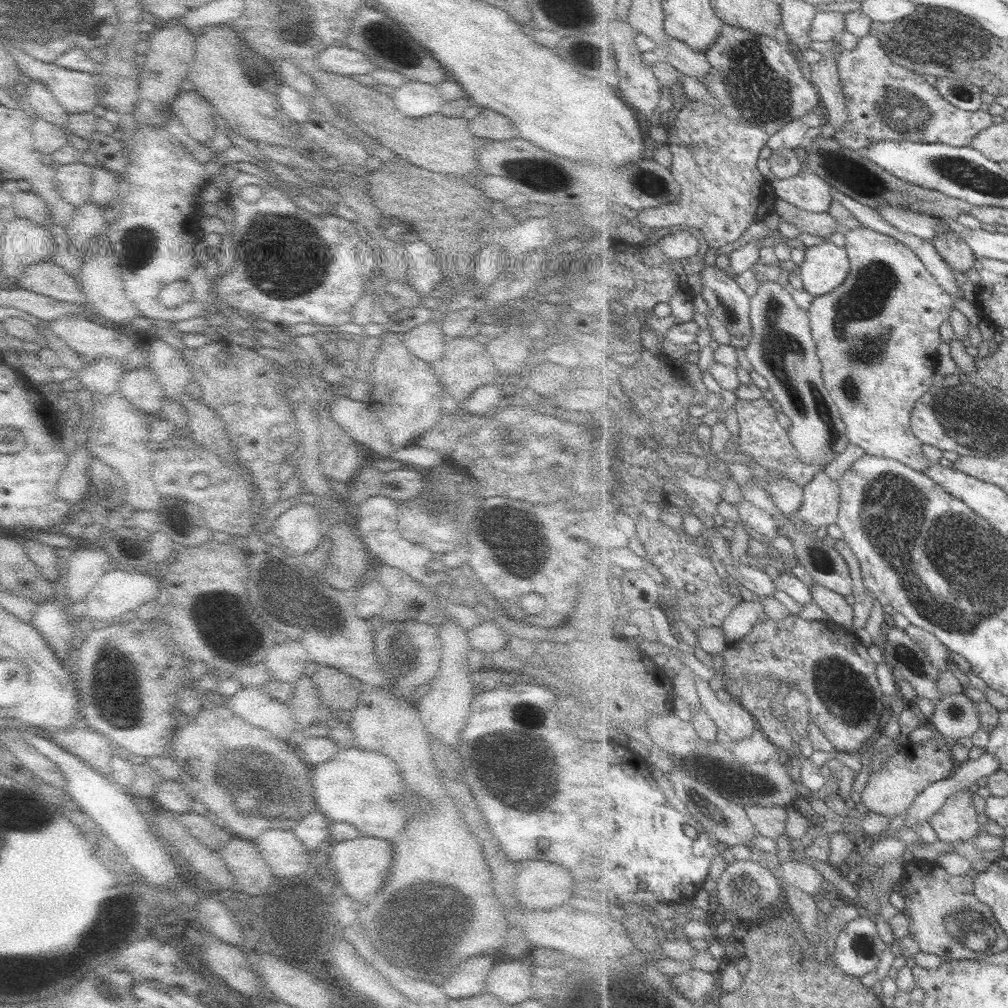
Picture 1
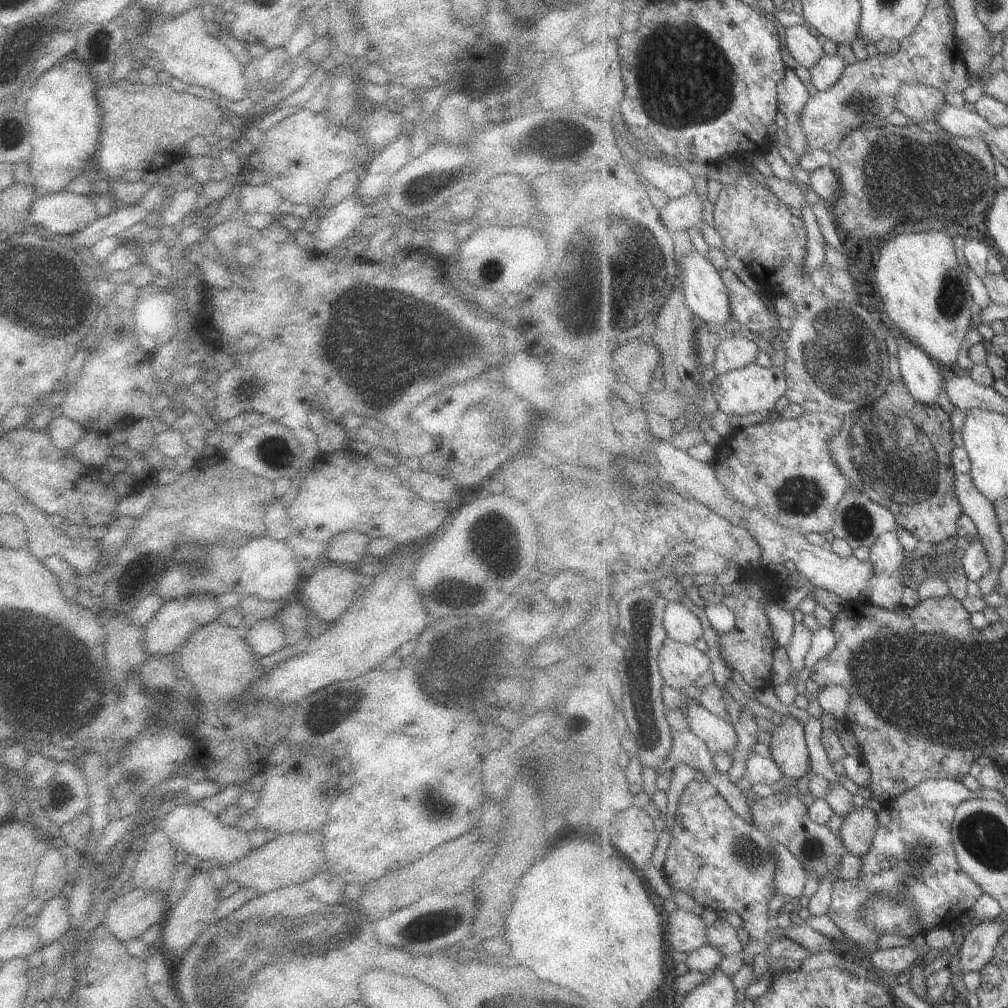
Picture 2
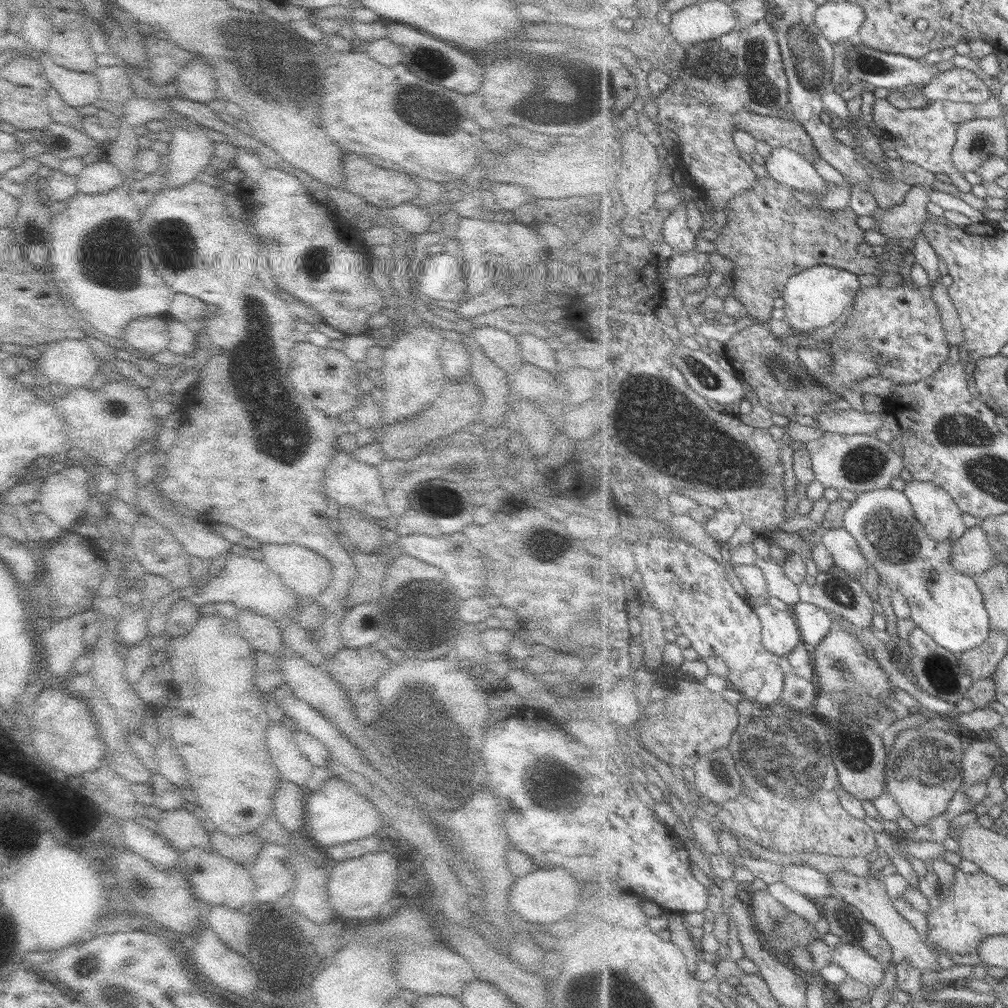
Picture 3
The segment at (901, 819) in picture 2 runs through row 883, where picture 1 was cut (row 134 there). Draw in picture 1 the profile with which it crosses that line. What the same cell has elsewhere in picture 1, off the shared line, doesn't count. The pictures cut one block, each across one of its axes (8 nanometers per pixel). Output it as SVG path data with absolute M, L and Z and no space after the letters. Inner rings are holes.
M867 34L857 44L857 48L838 52L836 62L844 87L850 120L843 129L837 129L833 138L844 148L864 152L873 143L882 141L944 143L948 146L971 147L973 138L993 125L993 116L989 112L985 112L985 110L978 112L960 110L959 107L948 102L937 91L936 86L931 86L924 76L898 66L887 54L884 46L881 46L881 40L871 36L871 34Z

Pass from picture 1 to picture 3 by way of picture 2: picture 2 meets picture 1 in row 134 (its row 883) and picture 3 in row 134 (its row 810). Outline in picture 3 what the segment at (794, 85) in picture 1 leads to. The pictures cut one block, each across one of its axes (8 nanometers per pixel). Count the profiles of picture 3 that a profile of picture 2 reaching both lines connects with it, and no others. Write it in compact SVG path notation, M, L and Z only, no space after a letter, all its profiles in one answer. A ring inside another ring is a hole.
M767 19L760 20L744 29L735 29L719 38L688 45L686 49L685 68L681 78L673 81L671 86L657 98L657 122L662 129L670 129L678 137L678 161L681 174L689 186L694 186L697 198L708 196L716 211L725 211L730 200L751 190L758 181L751 165L741 158L741 150L735 144L737 128L736 116L739 113L756 113L774 116L779 110L789 108L789 78L785 74L780 42L774 25Z

